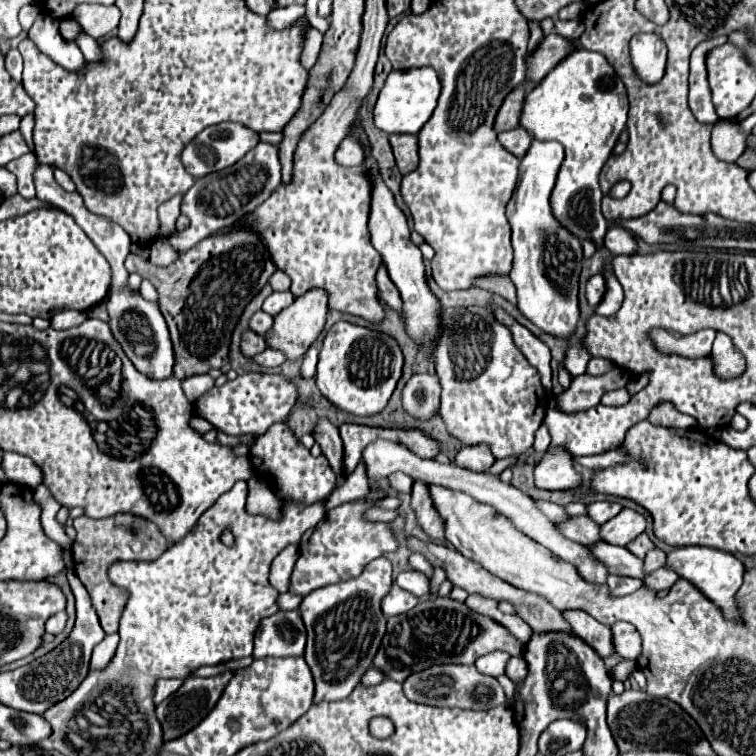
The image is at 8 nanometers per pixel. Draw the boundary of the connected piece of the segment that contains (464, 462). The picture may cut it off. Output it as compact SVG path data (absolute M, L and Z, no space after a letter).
M464 446L456 456L458 466L470 468L474 472L486 472L494 462L496 458L492 458L492 452L488 450L488 446Z

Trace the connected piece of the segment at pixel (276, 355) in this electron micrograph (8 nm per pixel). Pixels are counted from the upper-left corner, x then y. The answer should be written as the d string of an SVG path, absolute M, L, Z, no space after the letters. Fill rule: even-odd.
M270 346L264 350L264 352L260 352L260 354L256 354L256 358L254 358L258 364L262 364L262 366L268 366L268 368L274 368L274 366L280 366L286 358L284 358L284 352L280 352L280 350L272 350Z

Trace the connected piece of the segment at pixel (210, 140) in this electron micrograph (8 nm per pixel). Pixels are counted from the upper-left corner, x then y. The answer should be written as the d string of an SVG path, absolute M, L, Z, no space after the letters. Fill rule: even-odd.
M222 122L222 124L214 124L208 126L204 132L200 132L182 152L182 162L188 174L194 176L194 180L210 174L210 172L218 172L224 170L232 164L236 164L246 152L250 152L256 144L258 144L258 134L242 124L236 122Z

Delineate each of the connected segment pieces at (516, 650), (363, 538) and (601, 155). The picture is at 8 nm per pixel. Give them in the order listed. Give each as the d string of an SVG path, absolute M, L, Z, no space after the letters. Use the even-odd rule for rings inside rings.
M452 598L422 600L408 614L388 618L388 630L374 658L374 666L396 682L404 682L410 674L432 664L474 664L478 656L494 650L504 650L510 656L520 656L520 640L514 638L500 622L472 612L464 602Z
M370 488L370 492L364 498L340 504L326 512L326 516L316 524L316 530L310 530L310 534L306 534L306 544L300 546L300 558L290 578L290 592L306 596L316 588L336 584L340 580L356 578L360 576L360 572L366 568L368 562L372 562L374 558L380 558L386 552L398 550L400 544L390 524L368 522L364 518L364 512L372 504L380 502L382 498L386 498L384 490ZM308 538L310 538L310 544L308 544Z
M576 48L528 92L520 116L520 126L530 130L534 138L556 140L564 146L566 156L552 192L552 210L562 226L580 240L592 238L596 246L602 244L608 230L608 220L600 212L602 190L598 174L626 126L626 114L626 86L610 62L598 52Z

